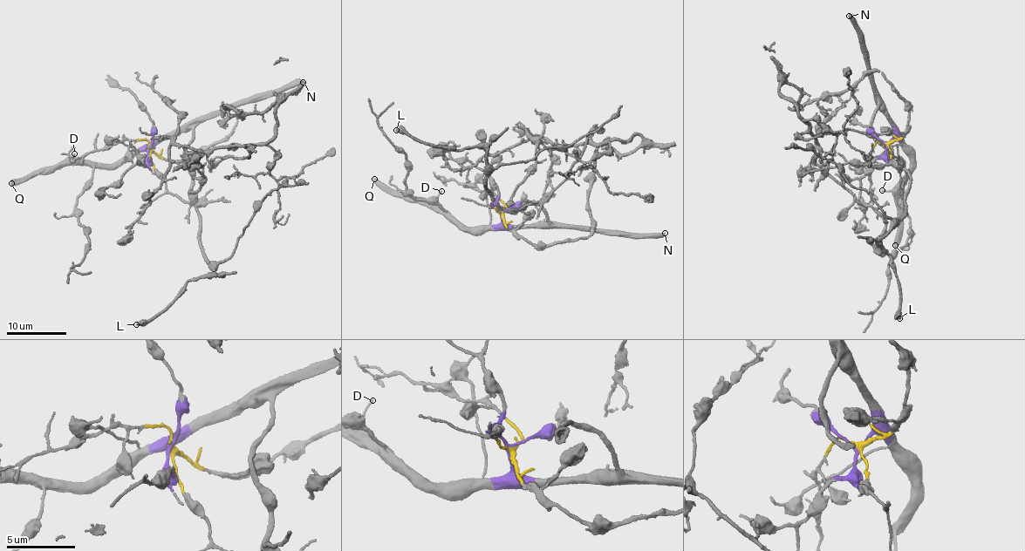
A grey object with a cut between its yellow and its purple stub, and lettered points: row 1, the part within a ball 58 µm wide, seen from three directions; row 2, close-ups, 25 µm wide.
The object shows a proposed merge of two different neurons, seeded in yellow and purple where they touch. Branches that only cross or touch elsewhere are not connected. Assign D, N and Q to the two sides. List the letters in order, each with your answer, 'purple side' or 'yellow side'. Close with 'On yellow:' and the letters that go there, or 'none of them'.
D: purple side
N: purple side
Q: purple side
On yellow: none of them

